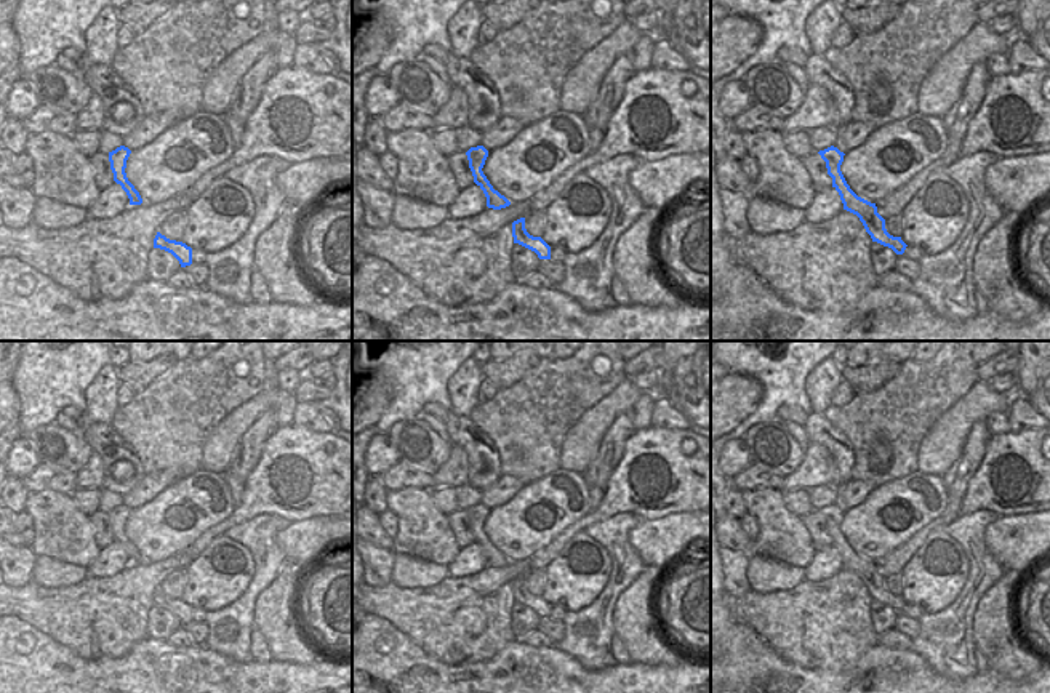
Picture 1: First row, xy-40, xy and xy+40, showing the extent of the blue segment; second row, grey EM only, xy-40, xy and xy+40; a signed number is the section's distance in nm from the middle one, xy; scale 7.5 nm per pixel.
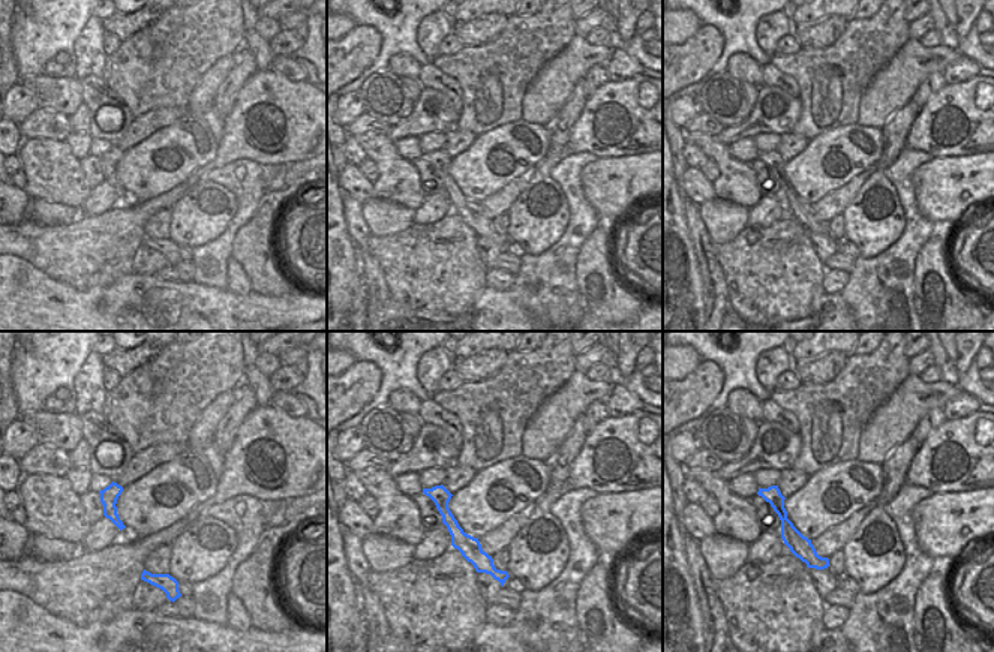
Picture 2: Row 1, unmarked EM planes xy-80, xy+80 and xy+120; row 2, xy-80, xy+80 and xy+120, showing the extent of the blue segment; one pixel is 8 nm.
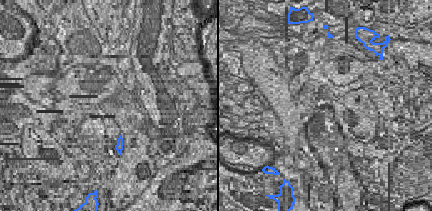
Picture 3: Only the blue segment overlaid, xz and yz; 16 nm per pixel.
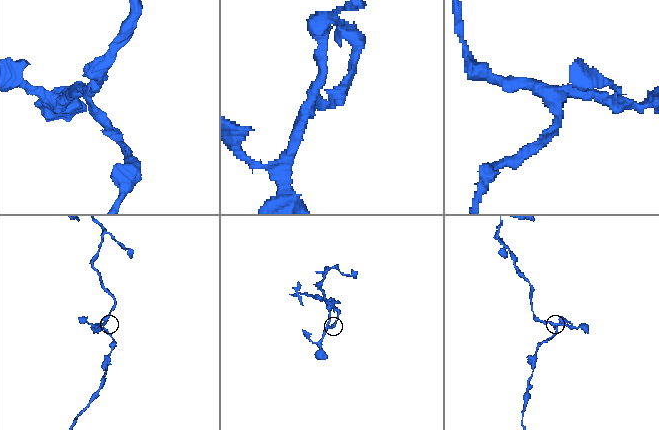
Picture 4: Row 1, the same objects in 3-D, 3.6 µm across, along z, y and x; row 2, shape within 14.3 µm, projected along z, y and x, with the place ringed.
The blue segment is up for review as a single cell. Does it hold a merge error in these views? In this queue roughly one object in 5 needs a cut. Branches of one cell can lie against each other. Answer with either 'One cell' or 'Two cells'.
One cell

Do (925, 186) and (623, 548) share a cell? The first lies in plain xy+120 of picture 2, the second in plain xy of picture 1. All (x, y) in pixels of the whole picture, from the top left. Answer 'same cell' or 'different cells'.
different cells

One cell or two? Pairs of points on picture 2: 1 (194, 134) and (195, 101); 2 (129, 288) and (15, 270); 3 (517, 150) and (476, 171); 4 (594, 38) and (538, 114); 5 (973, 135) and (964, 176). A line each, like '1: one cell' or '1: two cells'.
1: two cells
2: one cell
3: one cell
4: two cells
5: two cells

